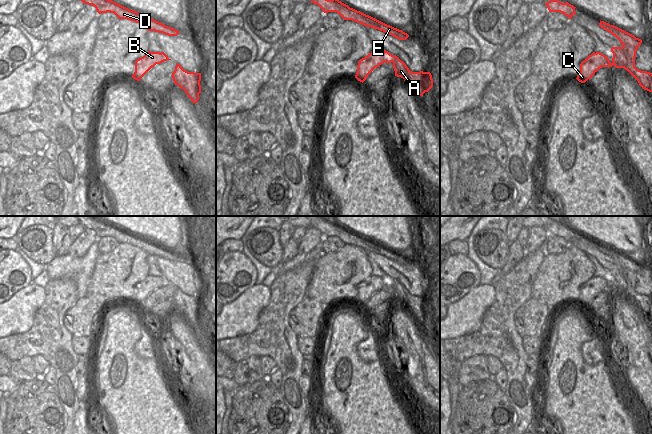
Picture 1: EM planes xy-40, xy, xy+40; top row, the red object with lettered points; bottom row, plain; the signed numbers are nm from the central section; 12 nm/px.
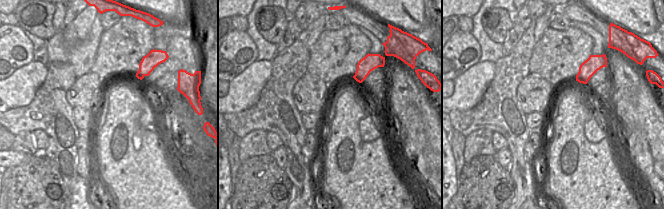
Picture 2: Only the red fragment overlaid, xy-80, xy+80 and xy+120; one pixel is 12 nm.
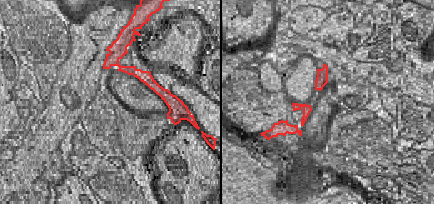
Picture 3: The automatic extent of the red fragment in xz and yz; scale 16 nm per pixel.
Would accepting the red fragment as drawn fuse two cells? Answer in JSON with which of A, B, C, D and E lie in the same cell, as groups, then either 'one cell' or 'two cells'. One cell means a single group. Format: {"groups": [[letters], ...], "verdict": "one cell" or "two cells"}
{"groups": [["A", "D", "E"], ["B", "C"]], "verdict": "two cells"}

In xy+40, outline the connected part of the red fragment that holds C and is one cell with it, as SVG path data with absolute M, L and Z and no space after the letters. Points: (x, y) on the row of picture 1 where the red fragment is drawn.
M593 52L580 64L580 72L577 75L577 80L585 83L588 79L602 67L612 67L613 63L610 62L607 56L600 52Z

